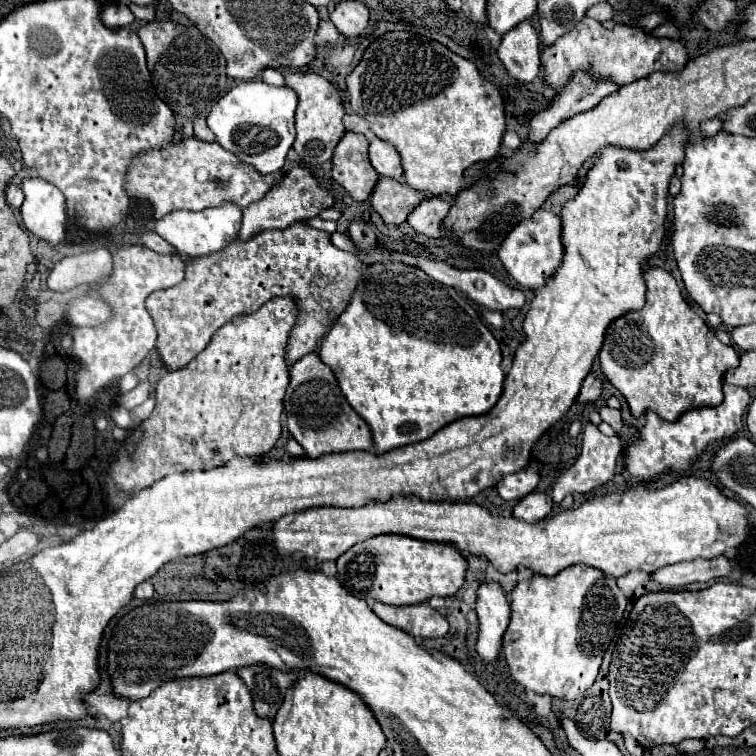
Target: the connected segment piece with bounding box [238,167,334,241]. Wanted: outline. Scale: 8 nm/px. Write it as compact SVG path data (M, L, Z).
M296 167L296 169L288 171L286 179L282 179L264 199L260 199L258 203L252 203L248 209L244 209L244 219L242 219L242 229L240 229L238 239L248 241L250 237L254 237L256 233L266 231L266 229L286 229L298 221L316 217L322 209L330 207L332 203L334 203L334 195L326 187L322 187L308 169Z

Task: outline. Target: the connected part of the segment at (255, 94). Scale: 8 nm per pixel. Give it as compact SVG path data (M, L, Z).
M244 81L232 87L210 111L208 127L222 149L234 153L244 163L254 165L260 173L282 169L286 153L294 143L294 111L298 97L288 87L272 87L262 81Z

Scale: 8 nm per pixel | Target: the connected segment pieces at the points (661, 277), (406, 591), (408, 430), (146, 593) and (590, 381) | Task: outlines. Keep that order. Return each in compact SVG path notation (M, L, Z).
M652 267L644 271L646 279L646 305L640 311L626 313L612 321L606 329L606 339L600 349L600 371L604 377L626 397L632 415L642 415L648 409L660 413L666 421L676 421L684 411L704 407L704 405L720 405L722 403L722 375L726 369L736 367L738 353L734 347L728 347L718 341L714 331L700 319L690 305L684 301L682 291L676 279L660 269Z
M408 535L370 537L348 549L336 563L338 581L352 595L388 605L414 605L428 601L432 595L456 595L468 573L466 557L452 543L428 543Z
M400 261L374 263L362 273L348 309L322 339L320 359L336 375L352 409L370 425L376 453L424 441L460 417L488 413L504 389L500 345L482 323L476 305L454 287Z
M146 580L144 581L144 583L140 583L140 585L136 587L136 591L134 591L134 597L138 599L144 599L144 601L148 601L148 599L152 599L154 591L155 589L151 581Z
M590 373L590 375L584 379L584 383L582 383L582 389L580 389L580 395L578 395L576 403L588 403L588 401L596 401L596 399L600 397L600 393L602 393L600 379L598 379L594 373Z

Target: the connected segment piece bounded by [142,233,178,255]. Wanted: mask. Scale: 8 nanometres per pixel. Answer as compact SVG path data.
M144 233L142 235L142 241L148 249L156 251L156 253L162 253L162 255L178 255L176 249L172 249L172 245L168 245L168 241L164 241L158 233Z

